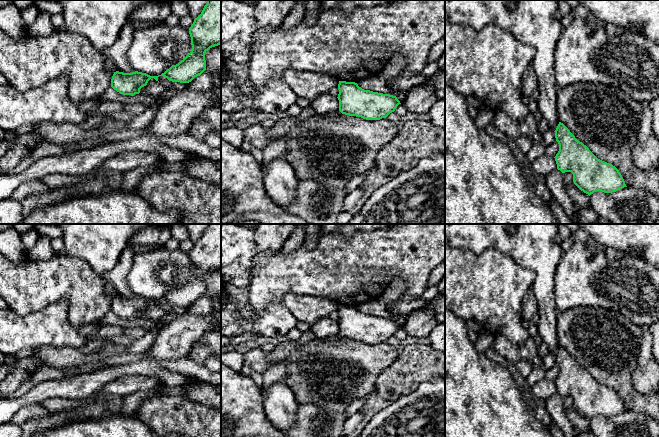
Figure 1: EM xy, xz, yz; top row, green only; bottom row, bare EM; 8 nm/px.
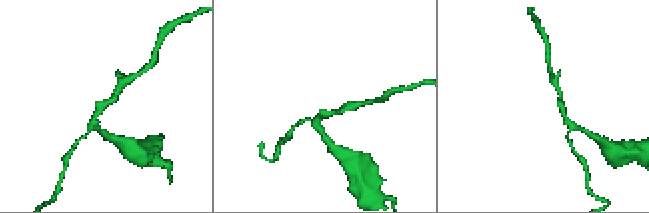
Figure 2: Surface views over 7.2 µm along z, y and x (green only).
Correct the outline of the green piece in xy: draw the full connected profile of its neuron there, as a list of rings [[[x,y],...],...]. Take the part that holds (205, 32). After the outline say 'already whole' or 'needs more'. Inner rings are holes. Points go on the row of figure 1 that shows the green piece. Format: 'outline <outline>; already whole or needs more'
outline [[[207,0],[201,14],[189,28],[192,50],[178,64],[158,76],[142,72],[114,72],[111,87],[123,95],[135,95],[151,78],[163,76],[172,82],[189,83],[206,70],[205,53],[221,44],[221,0]]]; already whole

